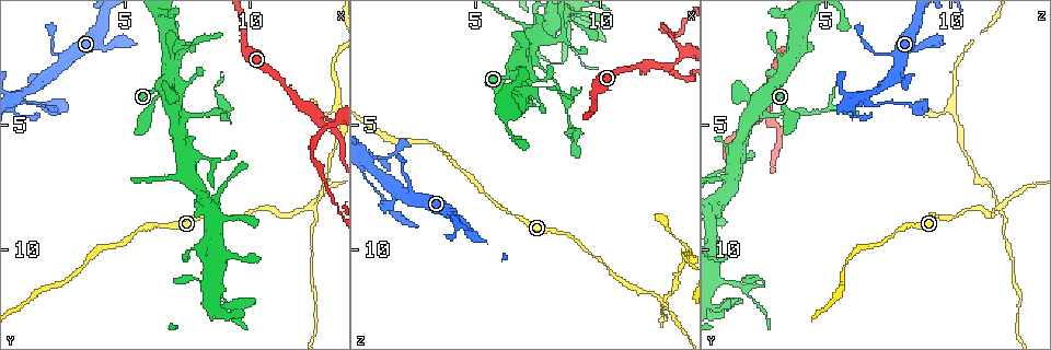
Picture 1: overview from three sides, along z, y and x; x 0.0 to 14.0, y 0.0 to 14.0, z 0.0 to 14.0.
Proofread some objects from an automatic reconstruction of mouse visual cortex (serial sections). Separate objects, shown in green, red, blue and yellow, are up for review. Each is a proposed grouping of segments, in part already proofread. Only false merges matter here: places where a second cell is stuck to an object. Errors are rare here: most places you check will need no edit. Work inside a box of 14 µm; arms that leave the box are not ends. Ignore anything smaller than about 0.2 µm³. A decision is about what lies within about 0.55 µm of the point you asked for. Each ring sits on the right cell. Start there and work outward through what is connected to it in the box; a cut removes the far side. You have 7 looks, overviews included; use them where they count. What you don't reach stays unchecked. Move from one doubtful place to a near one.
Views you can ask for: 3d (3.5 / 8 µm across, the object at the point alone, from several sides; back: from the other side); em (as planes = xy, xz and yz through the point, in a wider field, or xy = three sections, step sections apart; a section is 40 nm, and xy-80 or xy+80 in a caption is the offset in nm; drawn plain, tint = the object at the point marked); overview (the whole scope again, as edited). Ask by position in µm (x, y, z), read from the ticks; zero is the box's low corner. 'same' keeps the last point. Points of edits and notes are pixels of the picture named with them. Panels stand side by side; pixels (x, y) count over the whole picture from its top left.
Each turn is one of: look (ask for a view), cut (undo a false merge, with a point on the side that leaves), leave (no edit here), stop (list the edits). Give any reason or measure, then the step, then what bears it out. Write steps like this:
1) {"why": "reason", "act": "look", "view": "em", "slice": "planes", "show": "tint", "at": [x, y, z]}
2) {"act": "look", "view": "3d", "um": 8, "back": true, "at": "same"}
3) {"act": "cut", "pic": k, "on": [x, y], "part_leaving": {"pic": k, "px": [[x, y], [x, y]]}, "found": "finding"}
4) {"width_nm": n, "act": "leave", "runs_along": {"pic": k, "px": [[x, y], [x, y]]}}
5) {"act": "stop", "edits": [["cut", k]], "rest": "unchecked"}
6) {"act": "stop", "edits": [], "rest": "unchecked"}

{"act": "look", "view": "3d", "um": 8, "at": [7.4, 4.6, 2.6]}

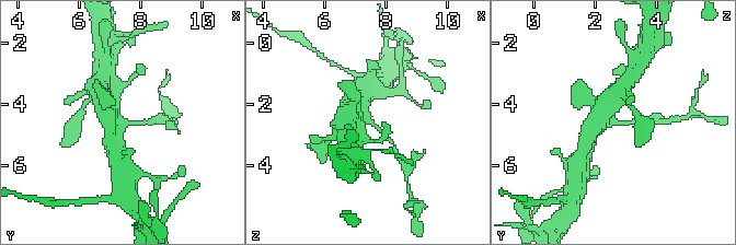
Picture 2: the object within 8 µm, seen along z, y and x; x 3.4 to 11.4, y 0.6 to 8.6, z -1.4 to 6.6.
{"arm_widths_nm": [150, 600], "why": "shape alone is not enough", "act": "look", "view": "em", "slice": "planes", "show": "tint", "at": [7.4, 4.6, 2.6]}

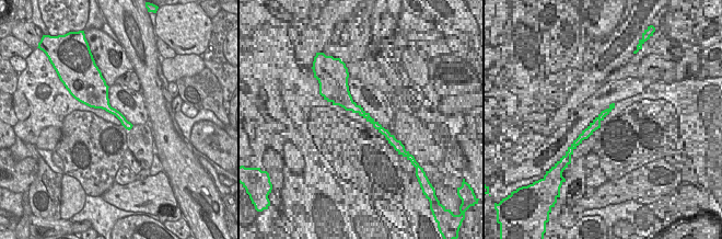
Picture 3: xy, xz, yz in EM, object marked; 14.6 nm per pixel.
{"width_nm": 130, "act": "leave", "runs_along": {"pic": 2, "px": [[348, 118], [367, 119], [393, 144]]}, "found": "one cell here"}

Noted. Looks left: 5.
{"why": "abrupt turn", "act": "look", "view": "3d", "um": 3.5, "at": [8.6, 6.5, 1.4]}

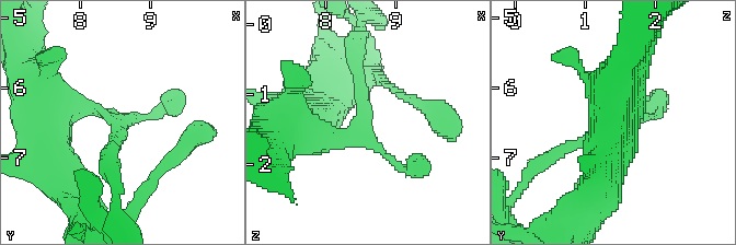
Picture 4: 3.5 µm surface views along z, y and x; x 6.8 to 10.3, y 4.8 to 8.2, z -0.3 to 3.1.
{"why": "shape alone is not enough", "act": "look", "view": "em", "slice": "xy", "step": 1, "show": "tint", "at": [8.55, 6.50, 1.50]}

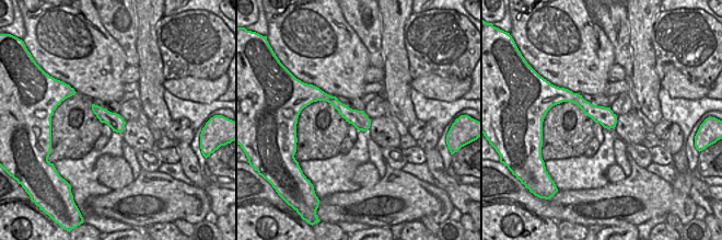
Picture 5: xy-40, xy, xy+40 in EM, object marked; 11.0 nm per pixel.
{"act": "leave", "runs_along": {"pic": 5, "px": [[318, 94], [333, 100], [365, 127]]}, "found": "continuous, no second cell"}

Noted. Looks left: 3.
{"why": "three arms meet", "act": "look", "view": "3d", "um": 3.5, "at": [13.3, 5.0, 2.1]}

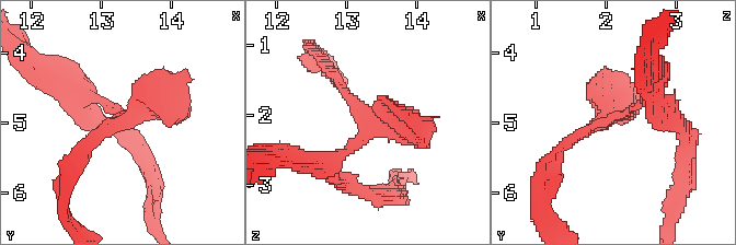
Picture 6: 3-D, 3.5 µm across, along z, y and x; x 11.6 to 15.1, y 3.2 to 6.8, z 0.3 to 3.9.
{"why": "now the EM", "act": "look", "view": "em", "slice": "xy", "step": 3, "show": "tint", "at": [13.30, 4.90, 2.20]}

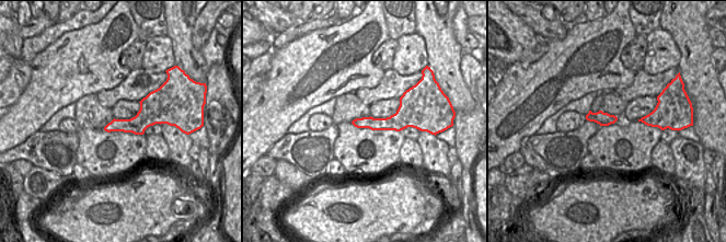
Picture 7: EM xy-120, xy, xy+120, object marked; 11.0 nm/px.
{"act": "cut", "pic": 6, "on": [376, 119], "found": "two cells meet here"}

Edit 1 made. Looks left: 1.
{"act": "stop", "edits": [["cut", 6]], "rest": "unchecked"}

